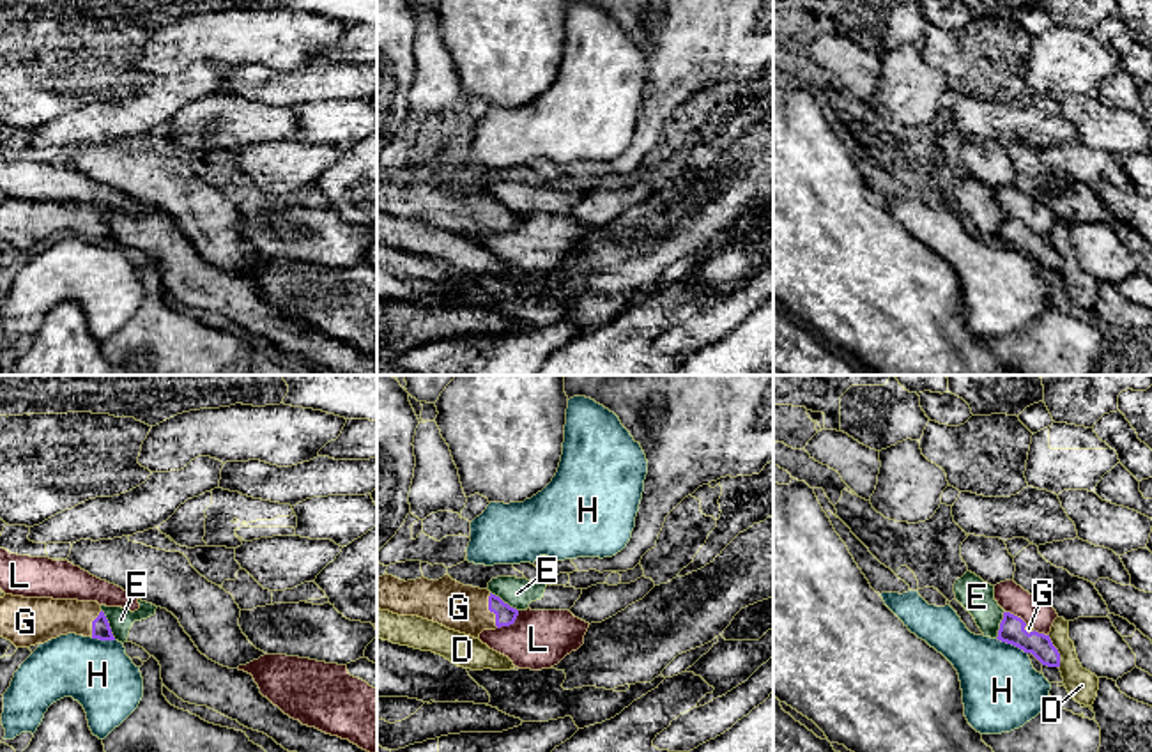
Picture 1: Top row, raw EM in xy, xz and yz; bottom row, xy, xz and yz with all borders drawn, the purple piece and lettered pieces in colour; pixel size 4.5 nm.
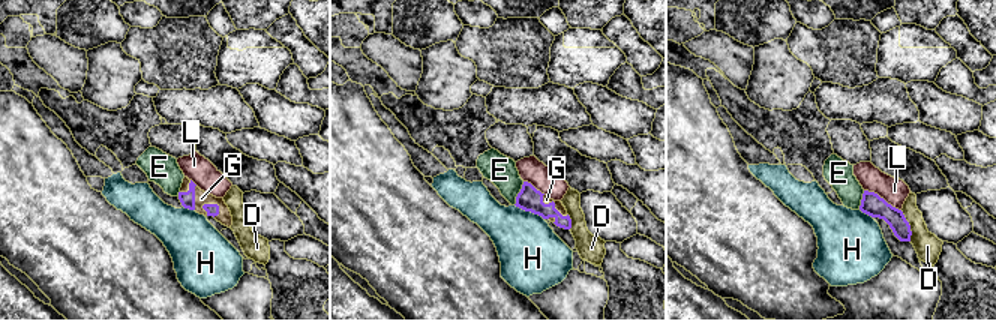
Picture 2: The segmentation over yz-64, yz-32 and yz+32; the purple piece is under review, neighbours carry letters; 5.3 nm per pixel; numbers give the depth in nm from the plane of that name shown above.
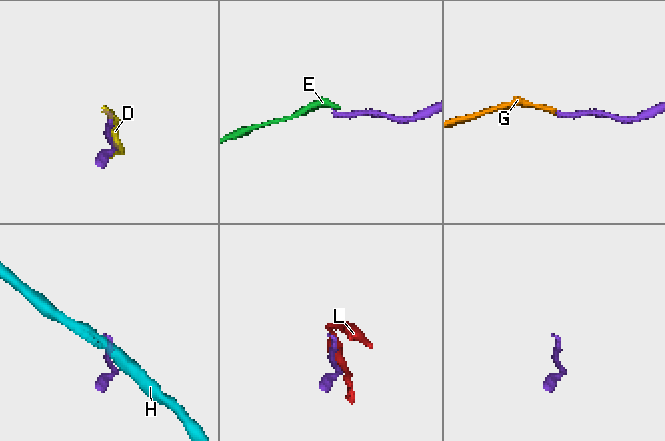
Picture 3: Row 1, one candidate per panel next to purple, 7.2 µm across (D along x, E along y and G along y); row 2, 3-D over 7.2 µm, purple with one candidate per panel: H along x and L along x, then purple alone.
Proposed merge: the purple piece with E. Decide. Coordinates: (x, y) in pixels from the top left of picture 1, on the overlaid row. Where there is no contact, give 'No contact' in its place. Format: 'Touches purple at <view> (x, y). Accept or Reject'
Touches purple at xy (108, 625). Reject

